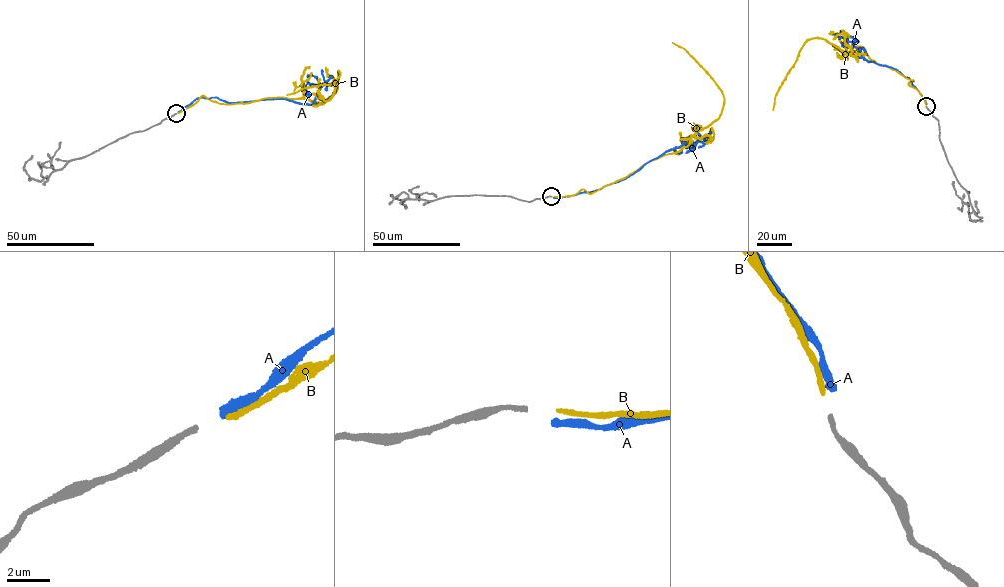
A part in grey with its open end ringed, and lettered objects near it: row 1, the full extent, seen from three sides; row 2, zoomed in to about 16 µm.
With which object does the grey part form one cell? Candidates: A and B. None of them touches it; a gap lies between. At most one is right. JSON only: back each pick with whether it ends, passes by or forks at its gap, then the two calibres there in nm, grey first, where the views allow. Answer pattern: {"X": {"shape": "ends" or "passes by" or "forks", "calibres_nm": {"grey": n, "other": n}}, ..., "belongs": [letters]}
{"B": {"shape": "ends", "calibres_nm": {"grey": 240, "other": 220}}, "belongs": ["B"]}

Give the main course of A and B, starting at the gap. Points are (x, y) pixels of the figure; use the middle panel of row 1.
A: (553, 197), (596, 190), (622, 180), (686, 139), (695, 145), (692, 149), (685, 145), (681, 152)
B: (554, 196), (590, 193), (625, 177), (686, 147), (718, 118), (719, 88), (672, 42)

